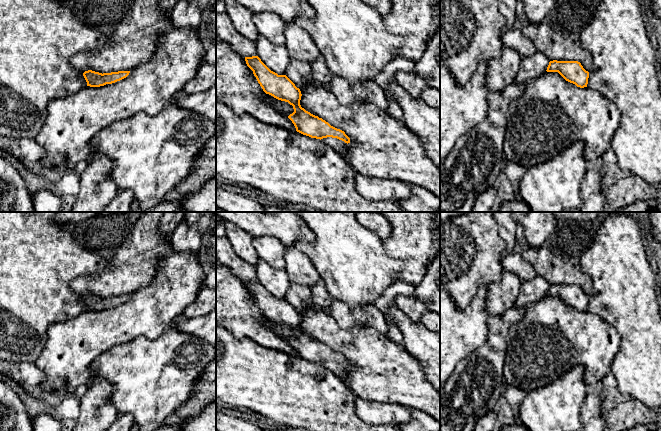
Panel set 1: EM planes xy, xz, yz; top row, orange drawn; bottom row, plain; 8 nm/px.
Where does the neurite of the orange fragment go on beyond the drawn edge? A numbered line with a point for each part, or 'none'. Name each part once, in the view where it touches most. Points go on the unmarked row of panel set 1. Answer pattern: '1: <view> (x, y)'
1: xz (340, 370)

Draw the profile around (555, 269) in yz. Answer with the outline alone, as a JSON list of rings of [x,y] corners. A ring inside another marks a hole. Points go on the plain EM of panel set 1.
[[[547,244],[540,247],[528,246],[523,252],[523,259],[549,285],[578,285],[586,295],[589,296],[592,292],[592,280],[580,266],[555,253]]]

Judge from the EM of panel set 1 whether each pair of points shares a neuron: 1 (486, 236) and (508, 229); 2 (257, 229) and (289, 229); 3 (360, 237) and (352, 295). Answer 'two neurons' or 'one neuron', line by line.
1: two neurons
2: one neuron
3: one neuron

